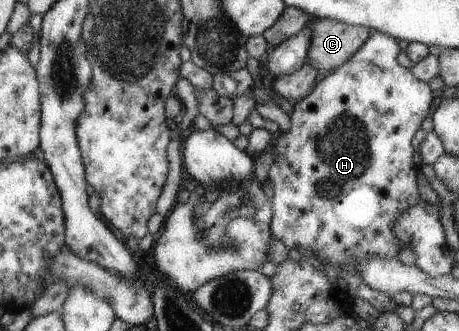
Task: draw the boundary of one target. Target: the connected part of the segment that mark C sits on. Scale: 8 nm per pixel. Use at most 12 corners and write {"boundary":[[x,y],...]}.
{"boundary":[[315,18],[307,62],[322,74],[360,50],[363,26]]}

